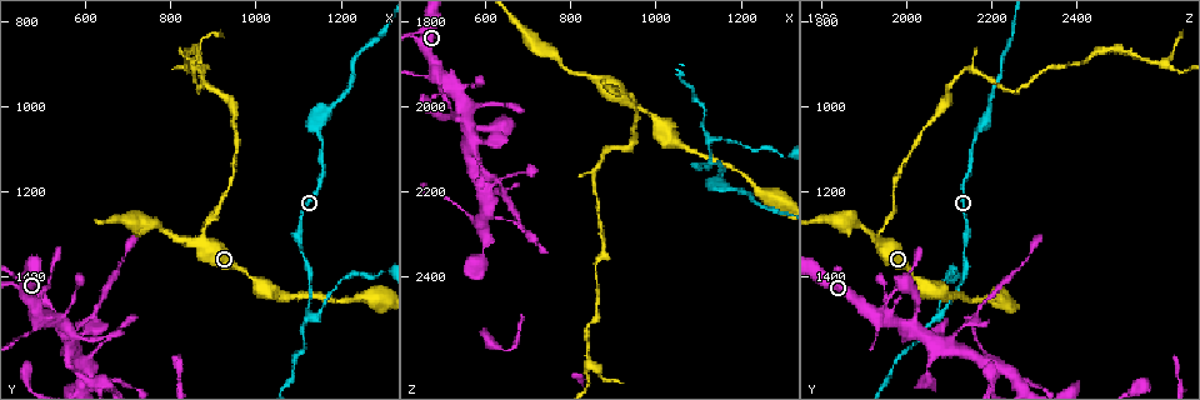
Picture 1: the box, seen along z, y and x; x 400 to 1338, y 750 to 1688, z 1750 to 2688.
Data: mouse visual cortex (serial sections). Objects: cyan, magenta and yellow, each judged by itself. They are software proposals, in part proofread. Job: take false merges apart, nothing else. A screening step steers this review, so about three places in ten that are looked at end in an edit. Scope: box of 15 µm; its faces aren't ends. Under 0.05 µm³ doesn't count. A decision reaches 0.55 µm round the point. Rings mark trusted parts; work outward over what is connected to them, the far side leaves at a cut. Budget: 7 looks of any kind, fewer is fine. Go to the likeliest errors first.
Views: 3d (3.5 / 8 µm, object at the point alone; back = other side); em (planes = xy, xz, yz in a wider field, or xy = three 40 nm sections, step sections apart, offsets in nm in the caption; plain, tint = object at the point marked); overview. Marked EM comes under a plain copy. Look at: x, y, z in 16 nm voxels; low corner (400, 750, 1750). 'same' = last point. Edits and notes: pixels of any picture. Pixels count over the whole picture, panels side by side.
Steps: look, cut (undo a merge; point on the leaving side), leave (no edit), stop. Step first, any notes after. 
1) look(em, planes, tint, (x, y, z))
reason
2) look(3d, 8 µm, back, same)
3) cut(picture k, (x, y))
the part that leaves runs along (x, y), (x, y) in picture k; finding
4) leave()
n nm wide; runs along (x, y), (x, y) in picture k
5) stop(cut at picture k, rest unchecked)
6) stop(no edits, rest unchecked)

look(em, planes, tint, (1125, 1490, 2085))
three-way junction

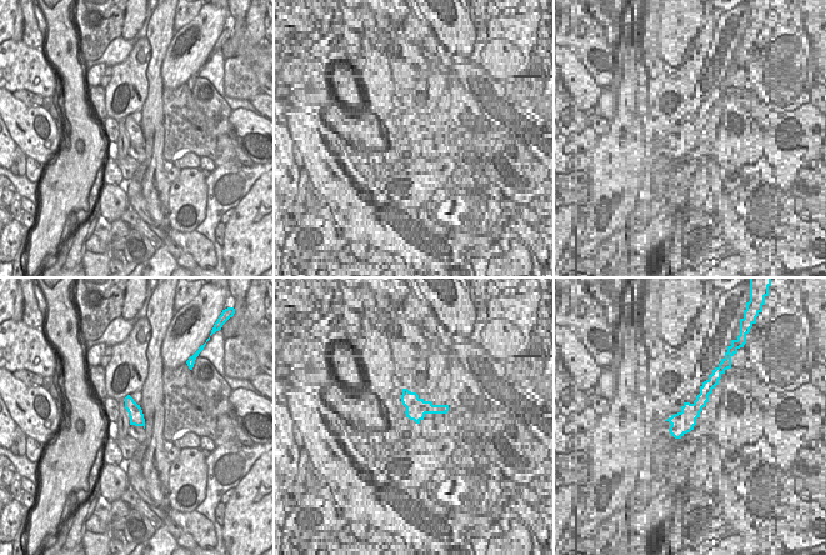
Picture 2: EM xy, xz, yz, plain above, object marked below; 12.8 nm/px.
look(3d, 3.5 µm, same)
wider look

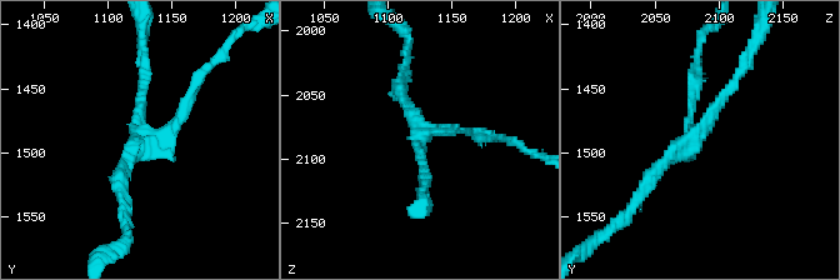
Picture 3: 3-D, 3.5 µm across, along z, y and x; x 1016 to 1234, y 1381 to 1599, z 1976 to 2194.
leave()
arms of 100, 150, 200 nm; runs along (423, 180), (419, 138), (476, 131) in picture 3; continuous, no second cell

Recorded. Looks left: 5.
look(3d, 3.5 µm, (620, 1645, 2195))
thick turns thin

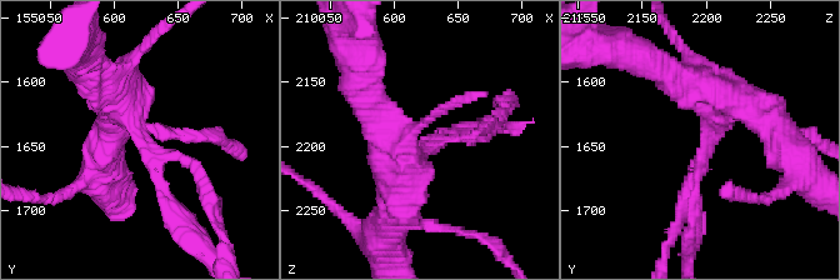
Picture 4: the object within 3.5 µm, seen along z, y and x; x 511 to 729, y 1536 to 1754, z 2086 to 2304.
leave()
one cell here

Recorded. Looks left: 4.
look(3d, 3.5 µm, back, (580, 1535, 2110))
calibre changes

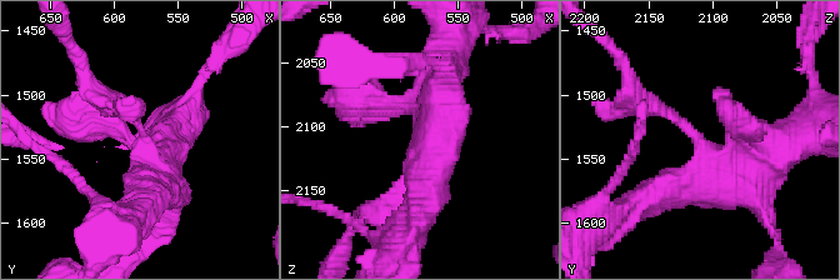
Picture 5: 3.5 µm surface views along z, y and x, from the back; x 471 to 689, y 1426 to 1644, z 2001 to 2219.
look(em, planes, tint, (574, 1532, 2116))

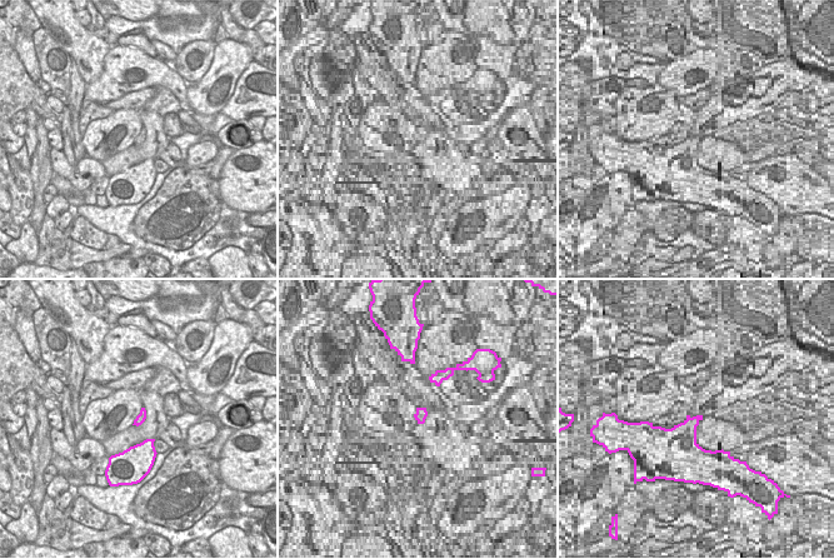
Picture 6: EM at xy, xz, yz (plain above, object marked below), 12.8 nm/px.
leave()
runs along (755, 165), (724, 174), (669, 111), (634, 100) in picture 5; one cell here

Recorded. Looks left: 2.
stop(no edits, rest unchecked)

